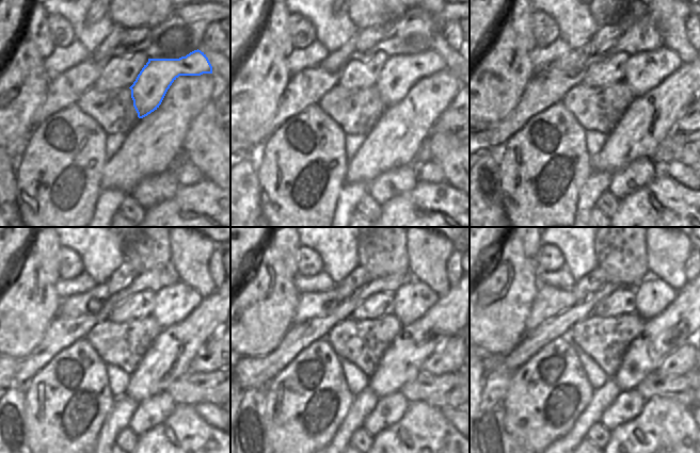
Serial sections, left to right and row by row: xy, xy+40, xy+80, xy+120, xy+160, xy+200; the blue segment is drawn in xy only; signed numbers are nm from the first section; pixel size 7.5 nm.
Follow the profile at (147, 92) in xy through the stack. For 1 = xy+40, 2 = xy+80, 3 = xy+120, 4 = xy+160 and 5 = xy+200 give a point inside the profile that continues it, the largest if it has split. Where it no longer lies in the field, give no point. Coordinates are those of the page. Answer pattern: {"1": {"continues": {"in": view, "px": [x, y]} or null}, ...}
{"1": {"continues": {"in": "xy+40", "px": [400, 73]}}, "2": {"continues": {"in": "xy+80", "px": [643, 70]}}, "3": {"continues": {"in": "xy+120", "px": [173, 304]}}, "4": {"continues": {"in": "xy+160", "px": [414, 298]}}, "5": {"continues": {"in": "xy+200", "px": [652, 295]}}}

